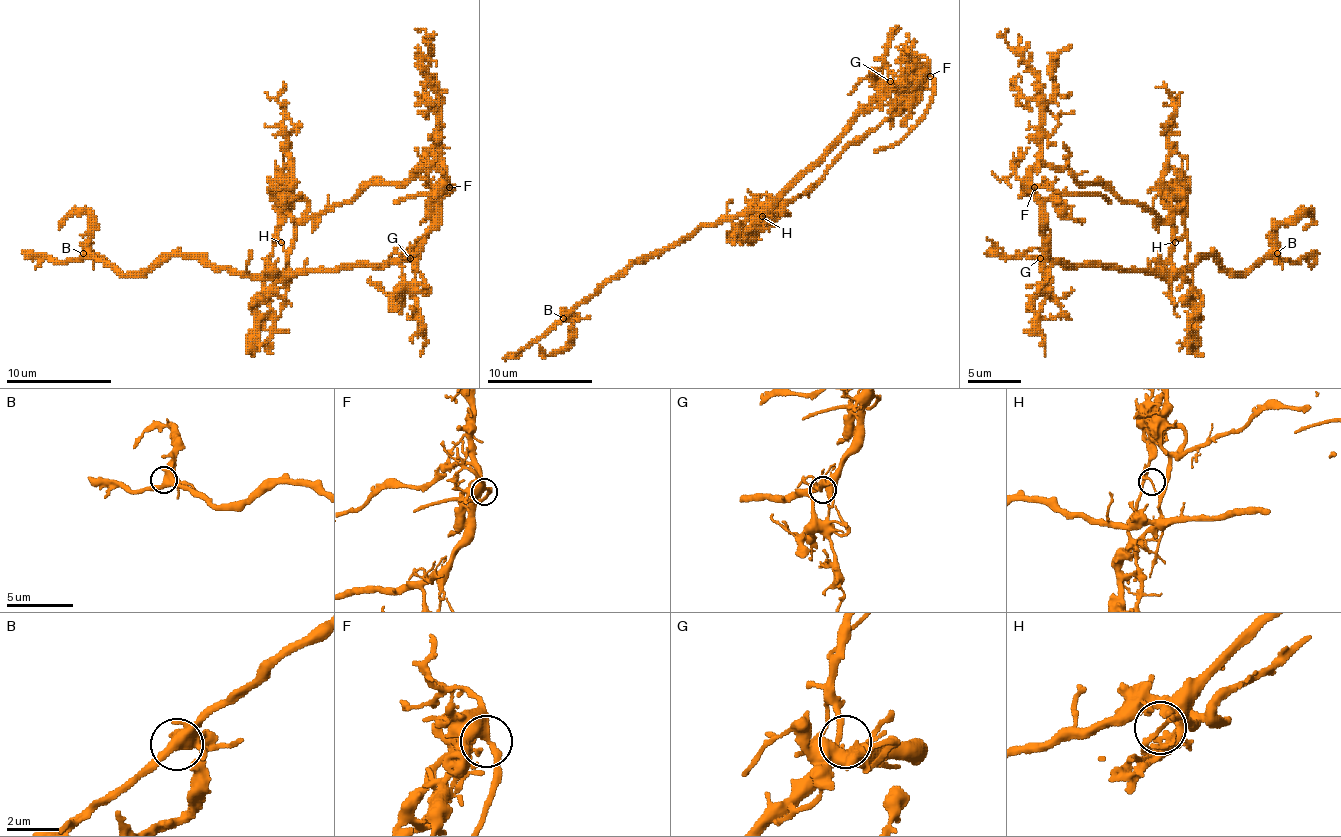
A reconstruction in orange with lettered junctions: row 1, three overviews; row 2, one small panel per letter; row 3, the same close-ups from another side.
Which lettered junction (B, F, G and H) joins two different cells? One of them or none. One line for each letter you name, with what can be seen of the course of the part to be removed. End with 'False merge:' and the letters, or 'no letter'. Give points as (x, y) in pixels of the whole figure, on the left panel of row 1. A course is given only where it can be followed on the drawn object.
H: course (281, 243), (278, 216), (294, 200), (307, 203), (304, 222), (352, 203), (370, 185), (402, 185), (420, 174)
False merge: H

